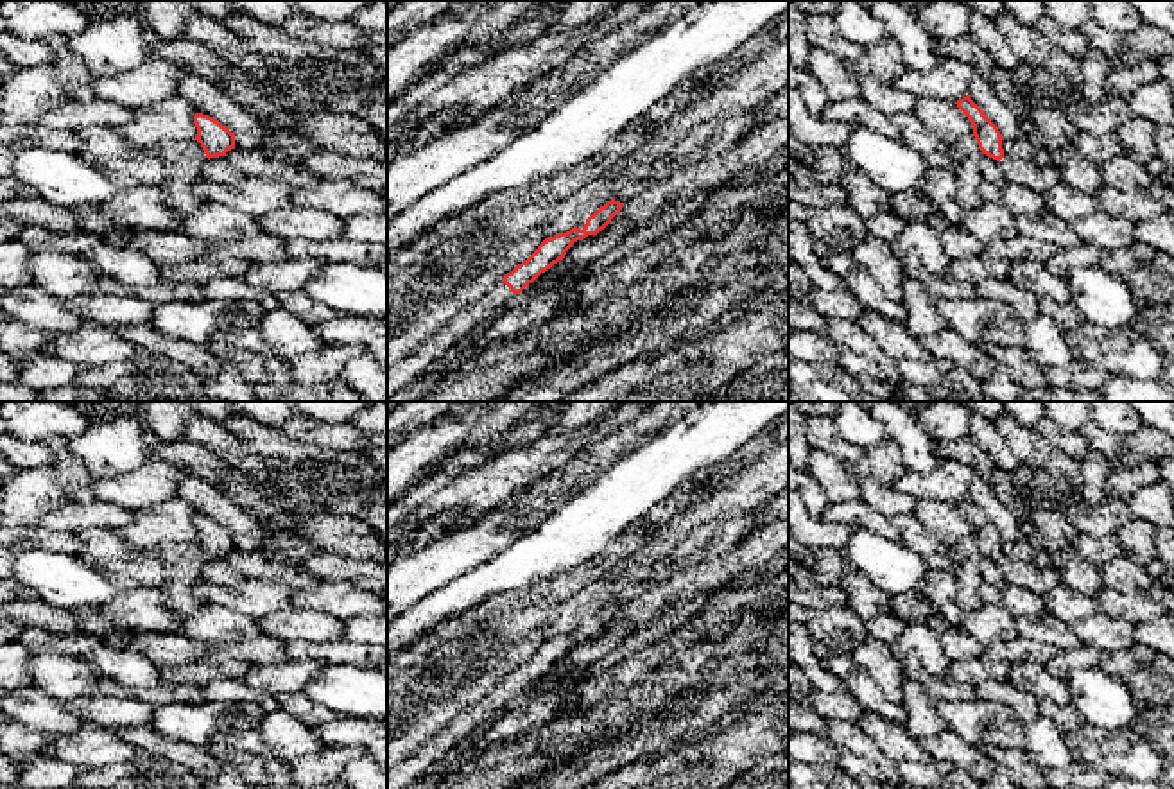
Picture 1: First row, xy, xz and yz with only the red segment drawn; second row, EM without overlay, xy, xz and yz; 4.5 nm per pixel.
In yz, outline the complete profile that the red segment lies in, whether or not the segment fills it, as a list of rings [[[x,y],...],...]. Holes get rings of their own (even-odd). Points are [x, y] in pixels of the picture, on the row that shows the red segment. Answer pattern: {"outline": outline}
{"outline": [[[959,99],[957,108],[968,117],[973,126],[973,136],[982,151],[980,176],[982,181],[998,185],[1004,181],[998,161],[1004,158],[1002,134],[998,127],[984,115],[984,111],[970,99]]]}

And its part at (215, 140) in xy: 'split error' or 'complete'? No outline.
split error

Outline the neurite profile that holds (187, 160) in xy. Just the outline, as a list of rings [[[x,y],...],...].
[[[197,140],[163,142],[151,151],[168,163],[168,178],[161,186],[172,208],[192,213],[208,203],[199,192],[208,158]]]

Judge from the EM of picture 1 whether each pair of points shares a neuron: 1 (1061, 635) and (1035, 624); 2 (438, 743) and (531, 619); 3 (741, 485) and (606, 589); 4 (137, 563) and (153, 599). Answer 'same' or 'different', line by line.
1: same
2: different
3: same
4: different

